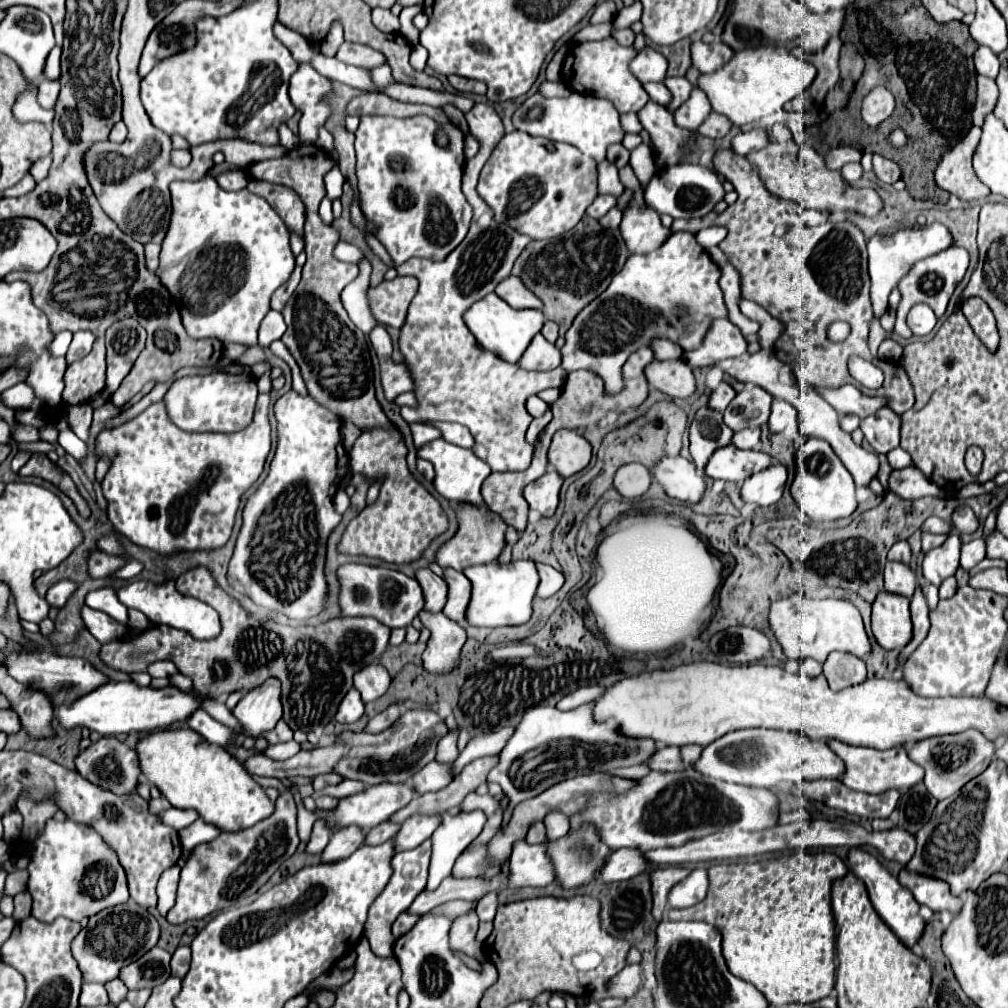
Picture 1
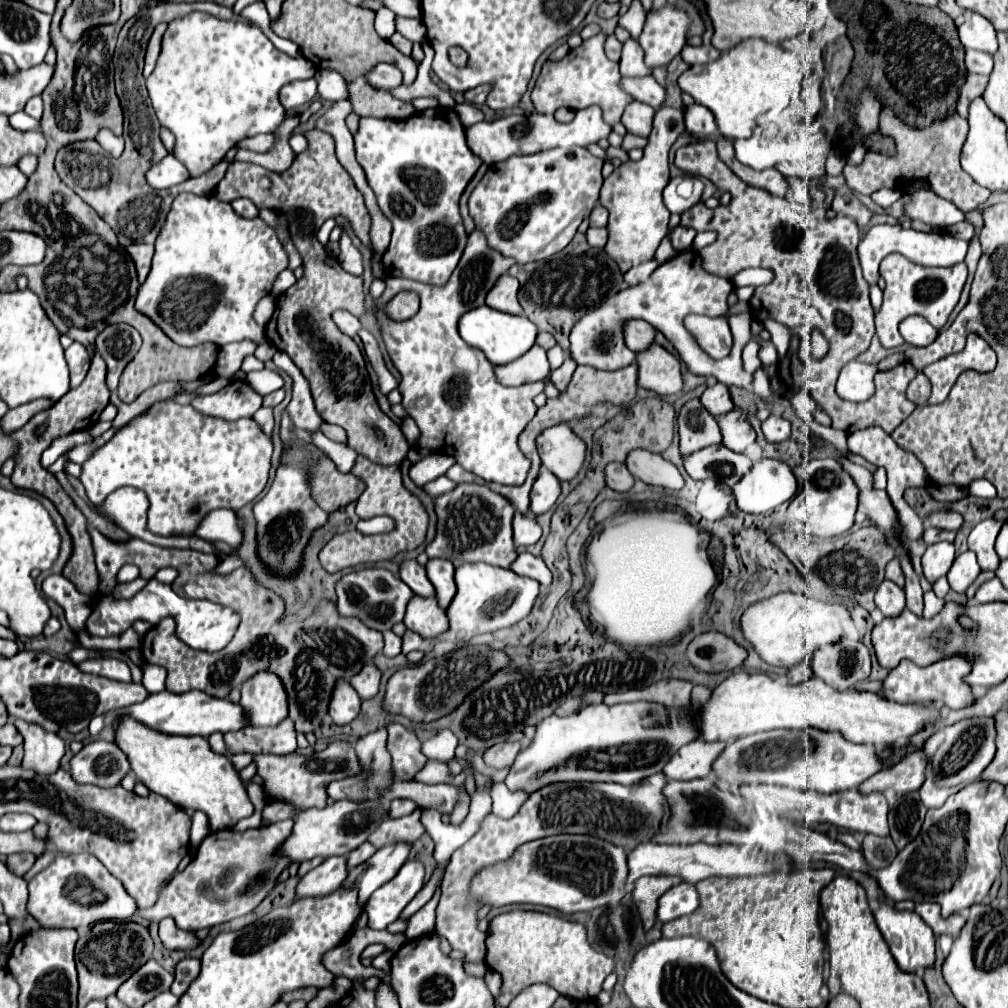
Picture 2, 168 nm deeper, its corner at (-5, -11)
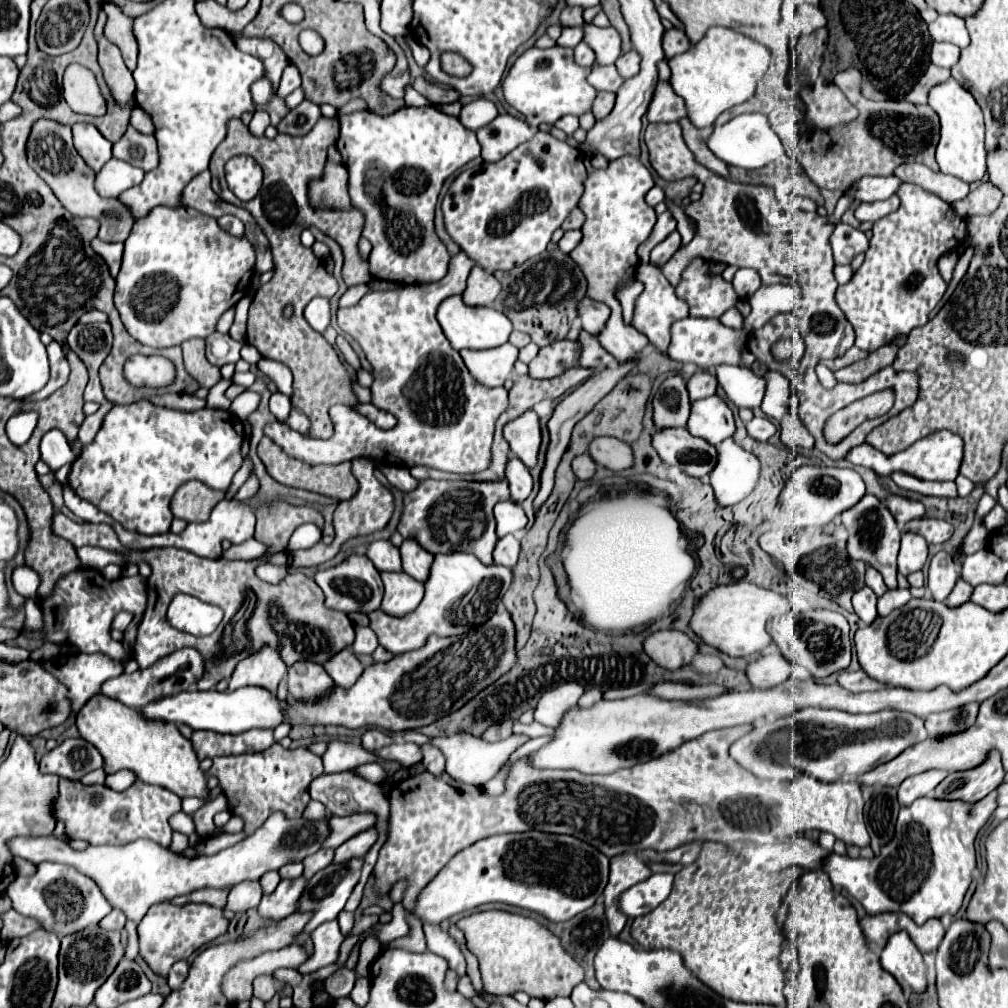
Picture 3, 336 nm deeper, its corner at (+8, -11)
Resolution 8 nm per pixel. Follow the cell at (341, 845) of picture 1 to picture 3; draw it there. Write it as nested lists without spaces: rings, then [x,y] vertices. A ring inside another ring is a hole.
[[[301,876],[297,880],[281,880],[273,894],[263,896],[263,900],[259,904],[259,914],[263,918],[281,920],[281,918],[297,912],[299,898],[305,892],[307,882],[309,880],[305,876]]]

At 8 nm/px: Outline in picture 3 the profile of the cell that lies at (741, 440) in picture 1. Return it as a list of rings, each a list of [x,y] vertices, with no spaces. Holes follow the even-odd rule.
[[[709,396],[699,402],[691,402],[691,416],[687,430],[693,436],[707,440],[711,446],[731,438],[735,434],[735,416],[725,400]]]

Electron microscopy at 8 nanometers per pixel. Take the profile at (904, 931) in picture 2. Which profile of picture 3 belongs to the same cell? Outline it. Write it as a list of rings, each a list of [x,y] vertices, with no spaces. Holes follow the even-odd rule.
[[[903,930],[889,936],[887,946],[881,952],[881,966],[893,974],[903,988],[909,986],[913,992],[923,992],[927,986],[927,966],[923,956]]]

